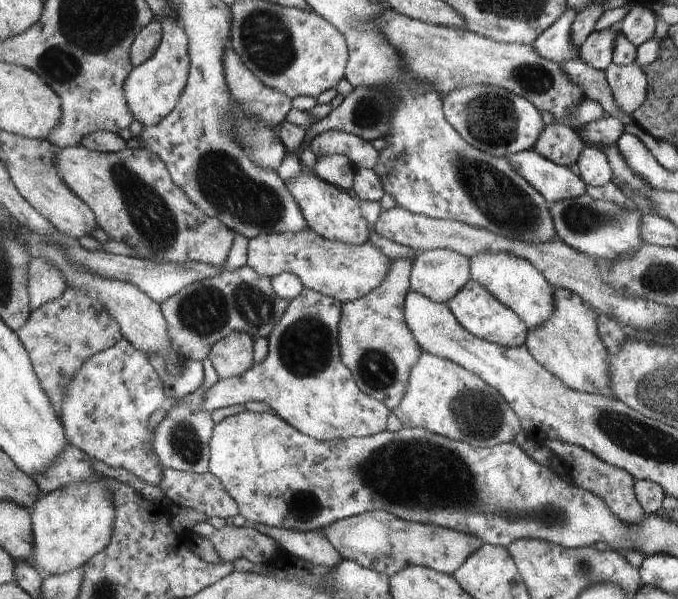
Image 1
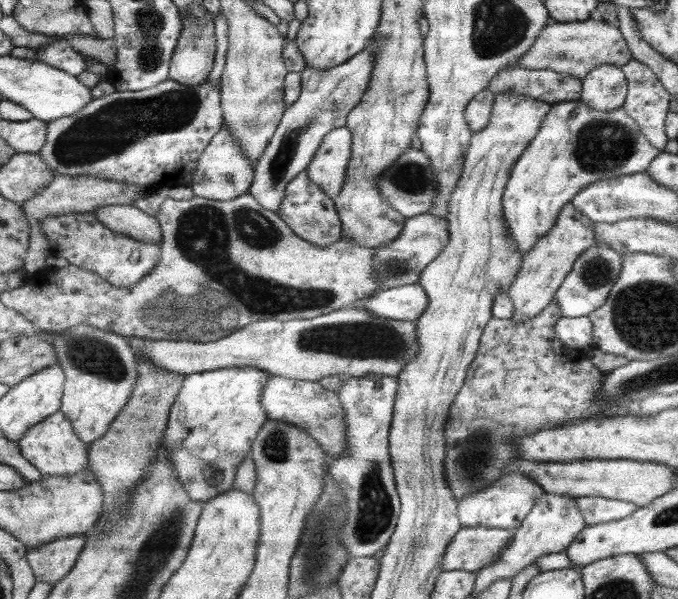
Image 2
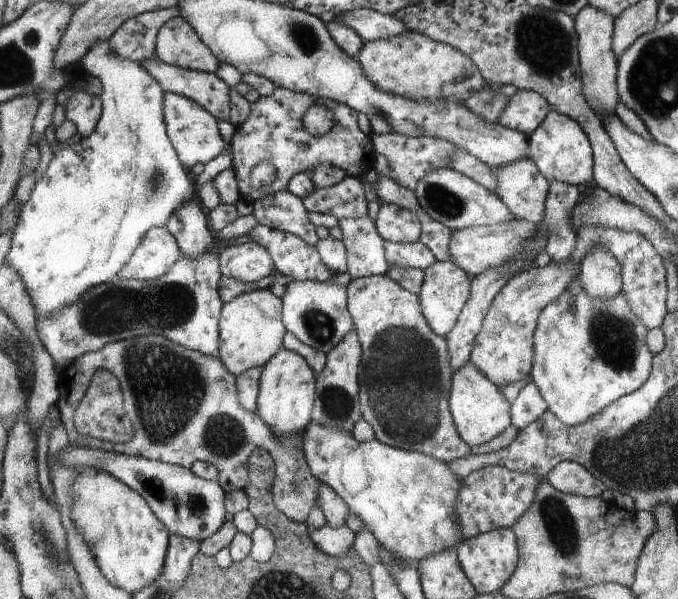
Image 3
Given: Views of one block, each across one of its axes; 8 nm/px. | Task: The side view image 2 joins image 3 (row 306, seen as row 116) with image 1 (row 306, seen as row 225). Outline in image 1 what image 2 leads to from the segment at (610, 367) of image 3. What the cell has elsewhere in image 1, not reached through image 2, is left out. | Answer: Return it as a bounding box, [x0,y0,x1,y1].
[470,251,556,331]

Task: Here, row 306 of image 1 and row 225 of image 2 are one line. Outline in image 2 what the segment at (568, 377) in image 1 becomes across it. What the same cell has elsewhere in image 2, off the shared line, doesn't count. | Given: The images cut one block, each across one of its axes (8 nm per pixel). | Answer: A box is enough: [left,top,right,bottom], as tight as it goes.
[509,204,597,322]

